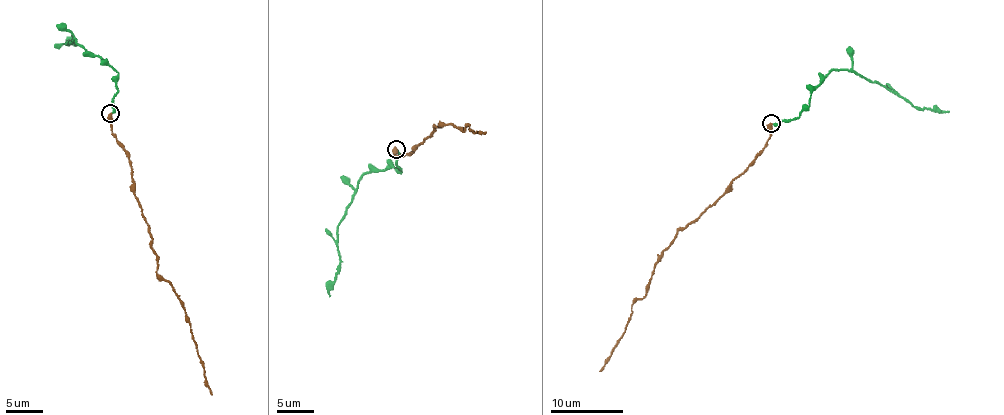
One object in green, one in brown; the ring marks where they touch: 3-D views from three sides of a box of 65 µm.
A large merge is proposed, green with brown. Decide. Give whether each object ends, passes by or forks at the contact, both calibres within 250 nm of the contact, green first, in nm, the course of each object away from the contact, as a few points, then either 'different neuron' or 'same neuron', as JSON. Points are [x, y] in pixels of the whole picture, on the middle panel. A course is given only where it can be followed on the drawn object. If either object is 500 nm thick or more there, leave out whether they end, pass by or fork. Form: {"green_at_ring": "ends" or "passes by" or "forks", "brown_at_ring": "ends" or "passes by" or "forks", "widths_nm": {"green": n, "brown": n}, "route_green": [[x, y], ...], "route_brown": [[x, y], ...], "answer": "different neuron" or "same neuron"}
{"green_at_ring": "ends", "brown_at_ring": "ends", "widths_nm": {"green": 240, "brown": 440}, "route_green": [[397, 150], [396, 166], [401, 171], [394, 167], [366, 172], [359, 180], [337, 227], [340, 265], [330, 297]], "route_brown": [[395, 150], [397, 157], [413, 151], [439, 123], [460, 131], [470, 125], [473, 133], [485, 132]], "answer": "different neuron"}

